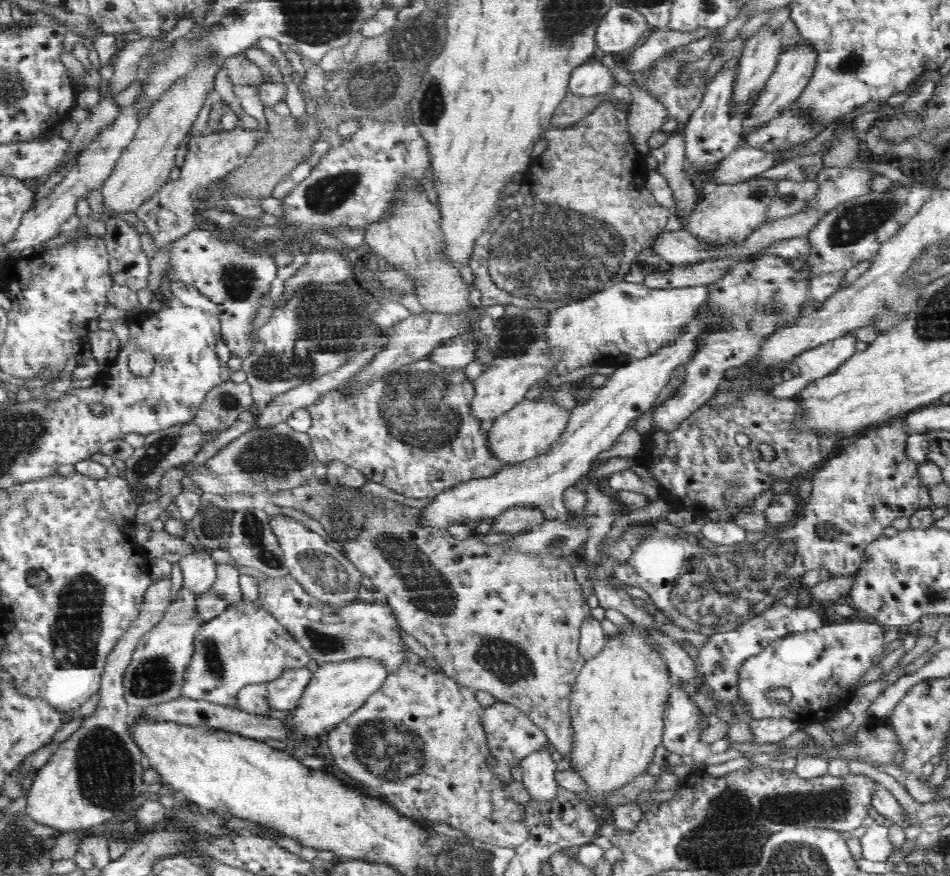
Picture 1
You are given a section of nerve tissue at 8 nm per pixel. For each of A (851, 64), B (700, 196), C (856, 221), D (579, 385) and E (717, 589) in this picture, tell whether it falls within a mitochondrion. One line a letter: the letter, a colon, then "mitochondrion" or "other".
A: mitochondrion
B: other
C: mitochondrion
D: other
E: mitochondrion

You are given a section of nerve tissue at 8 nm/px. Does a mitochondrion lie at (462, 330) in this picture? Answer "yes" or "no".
no

